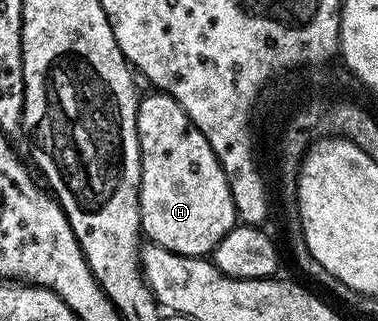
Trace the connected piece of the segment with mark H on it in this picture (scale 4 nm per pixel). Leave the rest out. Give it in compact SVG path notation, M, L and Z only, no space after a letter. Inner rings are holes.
M152 93L137 104L141 150L139 213L141 234L171 253L205 257L231 228L238 226L231 189L207 137L169 95Z

